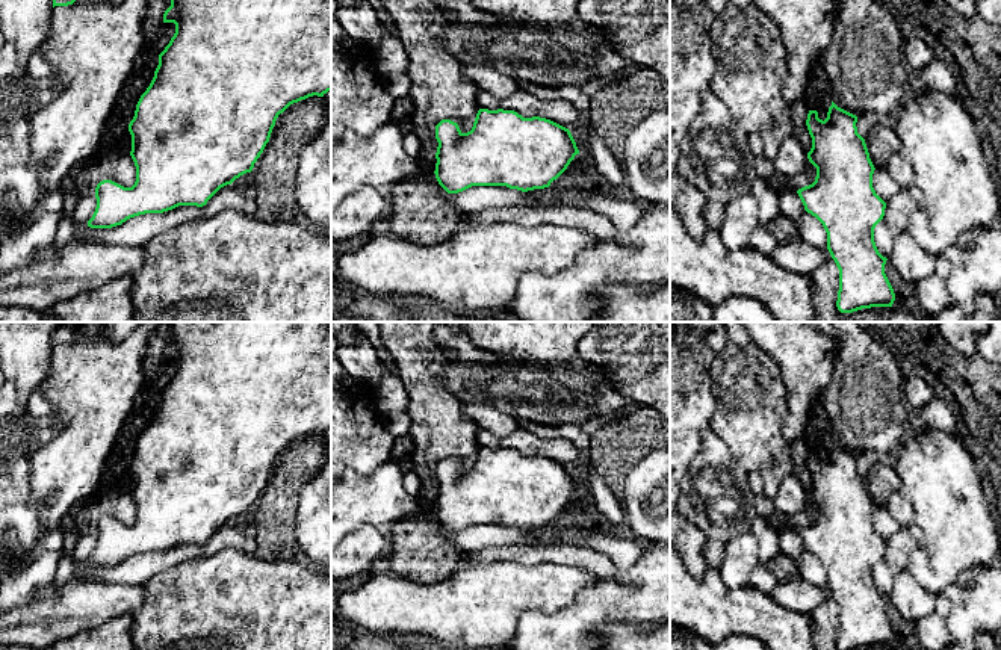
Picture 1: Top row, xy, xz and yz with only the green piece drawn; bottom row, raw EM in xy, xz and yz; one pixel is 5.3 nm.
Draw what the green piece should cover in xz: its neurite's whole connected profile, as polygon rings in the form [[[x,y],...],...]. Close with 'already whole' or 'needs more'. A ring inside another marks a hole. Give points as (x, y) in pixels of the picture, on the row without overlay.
[[[479,447],[470,470],[463,472],[457,461],[442,458],[435,464],[439,481],[435,517],[448,532],[458,532],[472,525],[507,525],[522,531],[549,526],[570,503],[579,488],[569,467],[540,455],[523,457],[514,449]]] | already whole

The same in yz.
[[[833,440],[827,457],[818,457],[817,449],[809,449],[806,464],[812,476],[812,487],[807,491],[809,500],[817,506],[815,520],[797,529],[804,549],[815,555],[827,571],[827,588],[839,608],[839,629],[836,645],[839,650],[857,650],[871,645],[892,645],[895,639],[894,627],[885,612],[886,596],[883,596],[874,580],[874,567],[883,558],[886,541],[872,526],[874,503],[865,478],[857,472],[857,455],[838,446]]] | already whole

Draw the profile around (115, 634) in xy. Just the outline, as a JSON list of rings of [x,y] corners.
[[[118,615],[92,629],[56,639],[45,650],[133,650],[132,617]]]

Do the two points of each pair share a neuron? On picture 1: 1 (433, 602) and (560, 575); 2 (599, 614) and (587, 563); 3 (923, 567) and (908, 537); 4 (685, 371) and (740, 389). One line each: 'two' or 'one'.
1: one
2: two
3: two
4: two

